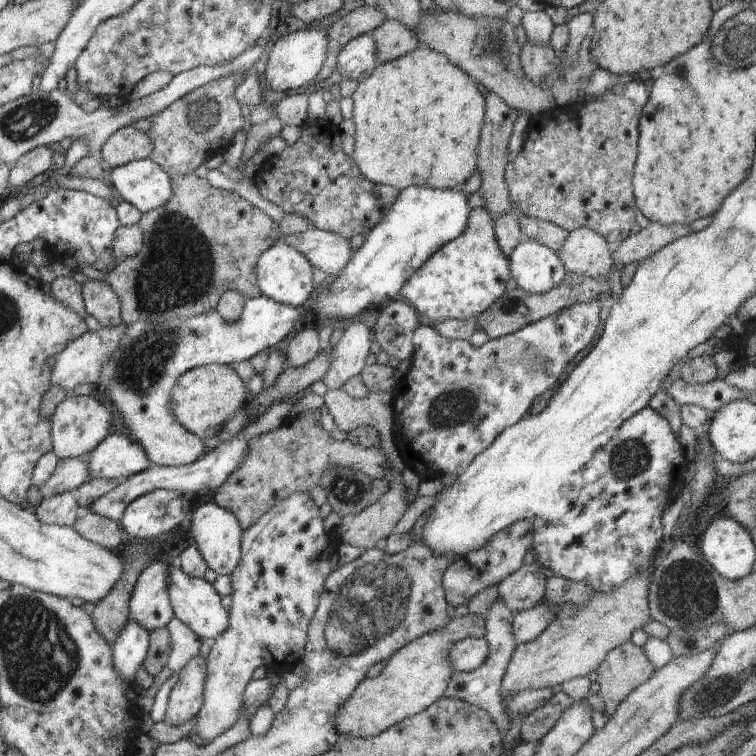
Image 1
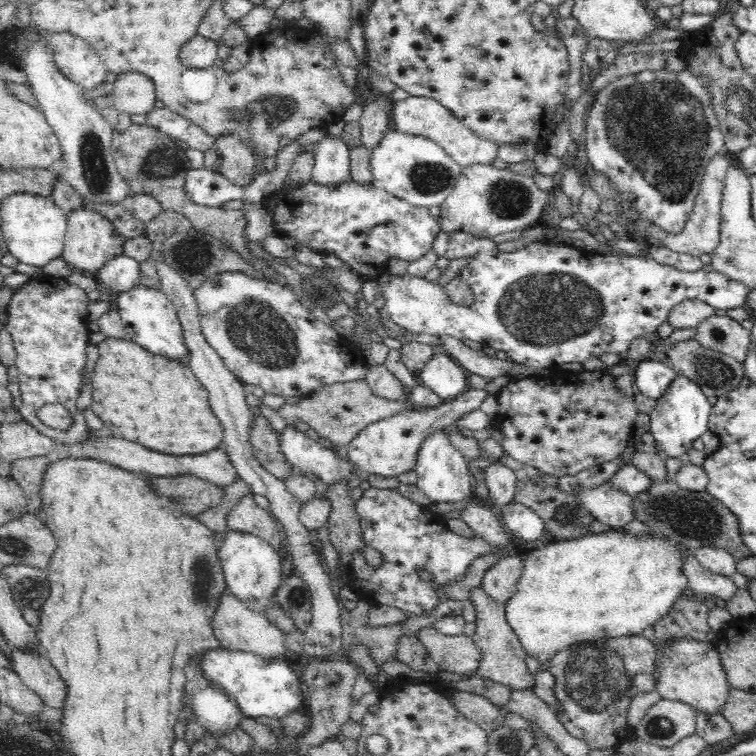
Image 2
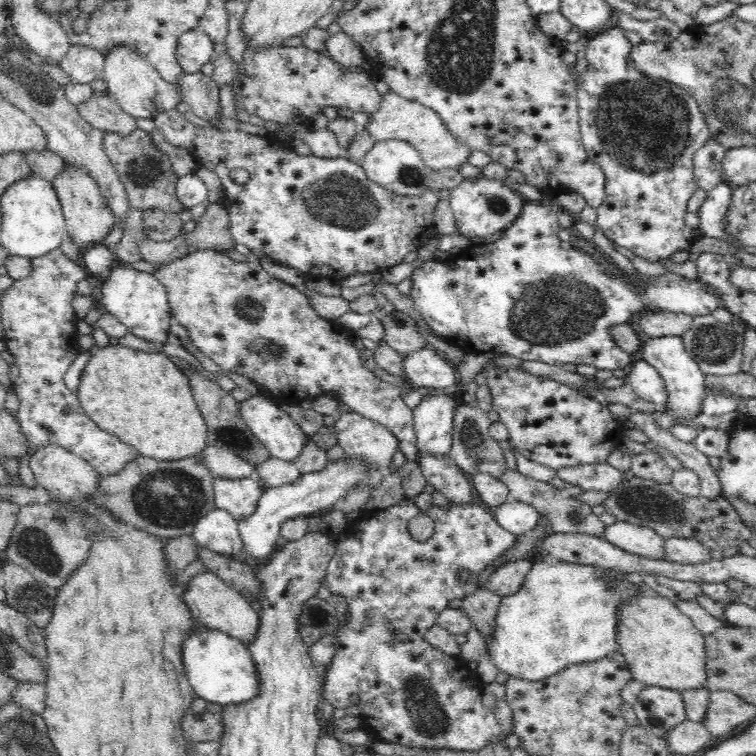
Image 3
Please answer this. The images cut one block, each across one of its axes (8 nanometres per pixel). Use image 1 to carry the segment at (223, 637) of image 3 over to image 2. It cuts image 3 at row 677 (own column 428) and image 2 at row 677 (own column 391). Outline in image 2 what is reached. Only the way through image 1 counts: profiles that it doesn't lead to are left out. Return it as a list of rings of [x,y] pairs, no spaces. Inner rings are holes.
[[[214,648],[206,650],[200,660],[200,672],[208,682],[212,682],[216,688],[222,688],[222,692],[236,702],[238,710],[242,712],[244,718],[286,718],[288,714],[296,710],[304,710],[306,700],[302,698],[300,682],[290,666],[284,662],[276,662],[274,658],[262,658],[252,652],[242,652],[242,650],[228,650],[228,648]]]

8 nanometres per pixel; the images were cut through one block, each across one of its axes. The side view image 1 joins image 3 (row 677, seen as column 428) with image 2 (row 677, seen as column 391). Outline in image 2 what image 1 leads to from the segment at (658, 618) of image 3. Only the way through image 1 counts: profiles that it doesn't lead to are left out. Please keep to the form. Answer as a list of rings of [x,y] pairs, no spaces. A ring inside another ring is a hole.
[[[674,636],[664,646],[658,646],[658,662],[656,662],[656,692],[660,698],[686,702],[688,706],[694,706],[698,712],[710,712],[718,714],[730,696],[730,686],[726,682],[726,672],[720,660],[720,654],[712,642],[702,642],[696,638],[686,636]]]

